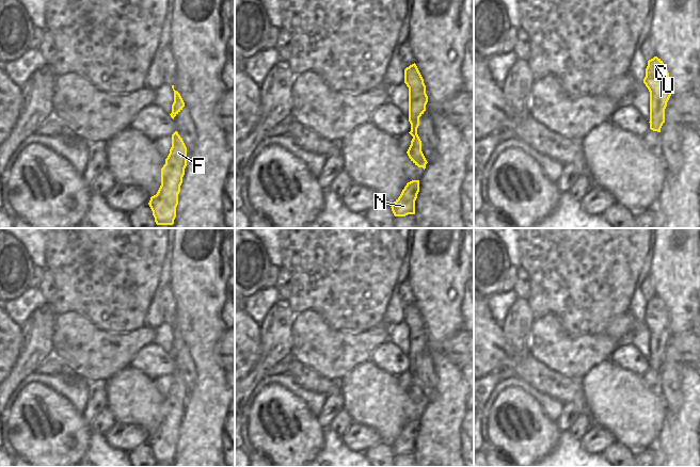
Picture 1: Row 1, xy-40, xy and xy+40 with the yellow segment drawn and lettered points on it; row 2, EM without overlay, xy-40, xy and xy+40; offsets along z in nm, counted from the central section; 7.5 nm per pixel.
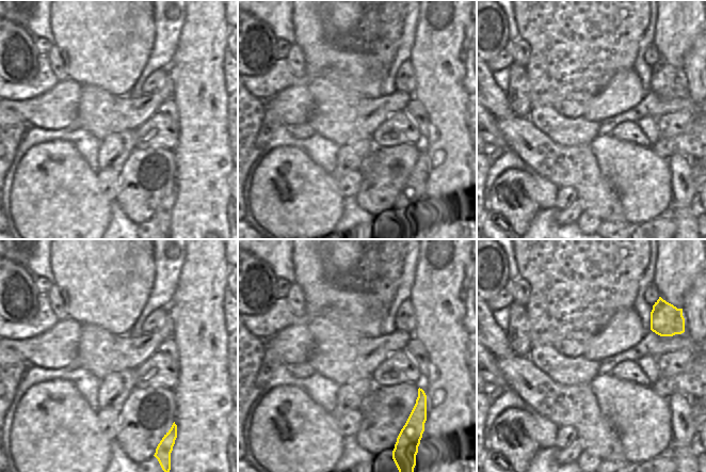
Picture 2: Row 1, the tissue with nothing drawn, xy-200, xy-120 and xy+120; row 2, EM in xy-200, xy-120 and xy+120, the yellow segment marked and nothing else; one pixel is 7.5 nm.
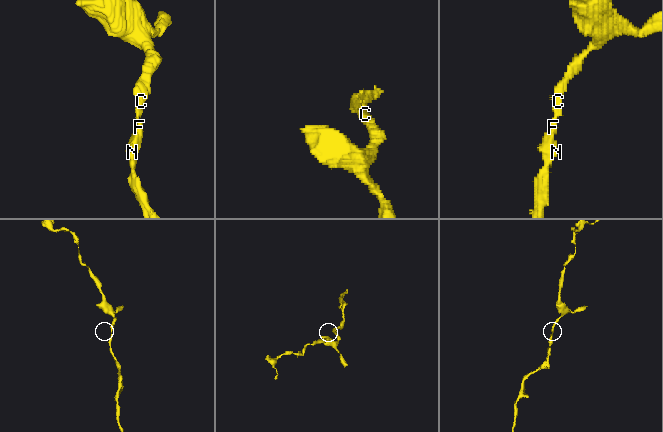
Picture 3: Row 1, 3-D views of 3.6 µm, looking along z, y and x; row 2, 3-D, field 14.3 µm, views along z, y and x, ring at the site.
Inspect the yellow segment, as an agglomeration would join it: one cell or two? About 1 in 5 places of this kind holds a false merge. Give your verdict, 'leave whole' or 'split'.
leave whole

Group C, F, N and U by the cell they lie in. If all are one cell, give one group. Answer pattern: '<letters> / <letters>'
C F N U

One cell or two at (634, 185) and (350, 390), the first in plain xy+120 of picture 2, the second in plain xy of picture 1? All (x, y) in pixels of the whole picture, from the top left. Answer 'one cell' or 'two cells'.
one cell

